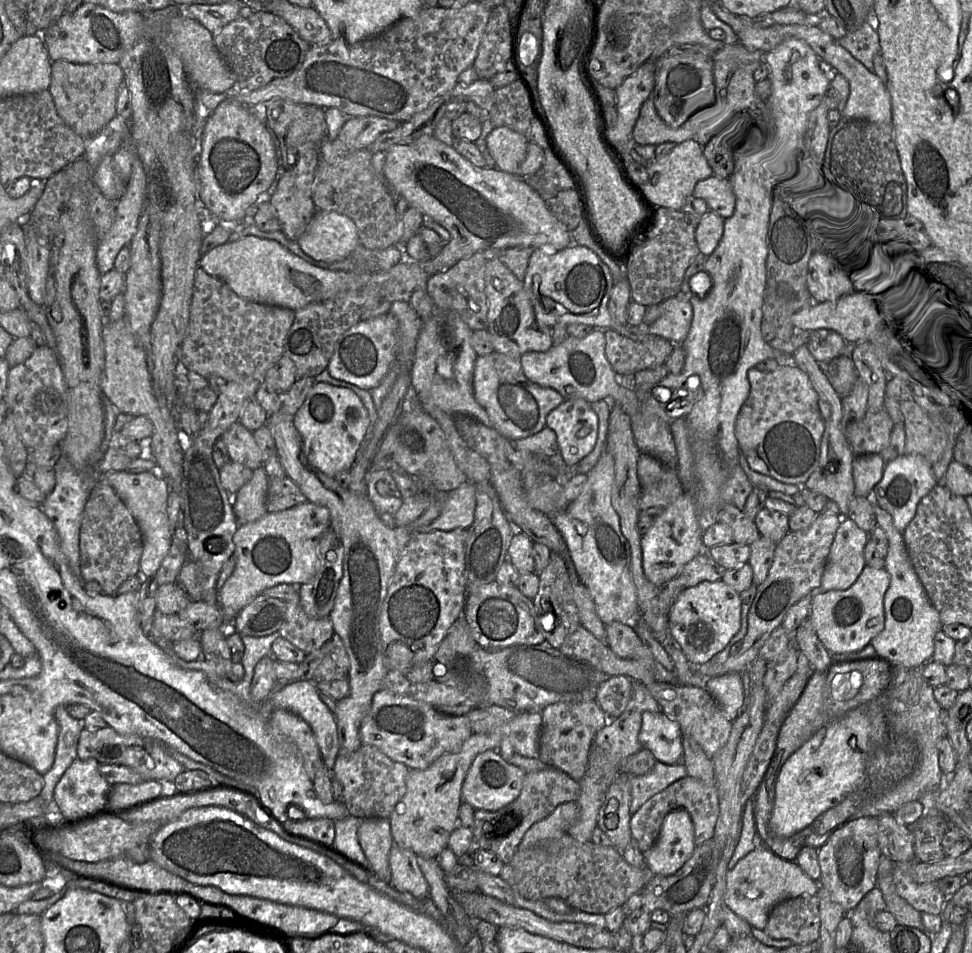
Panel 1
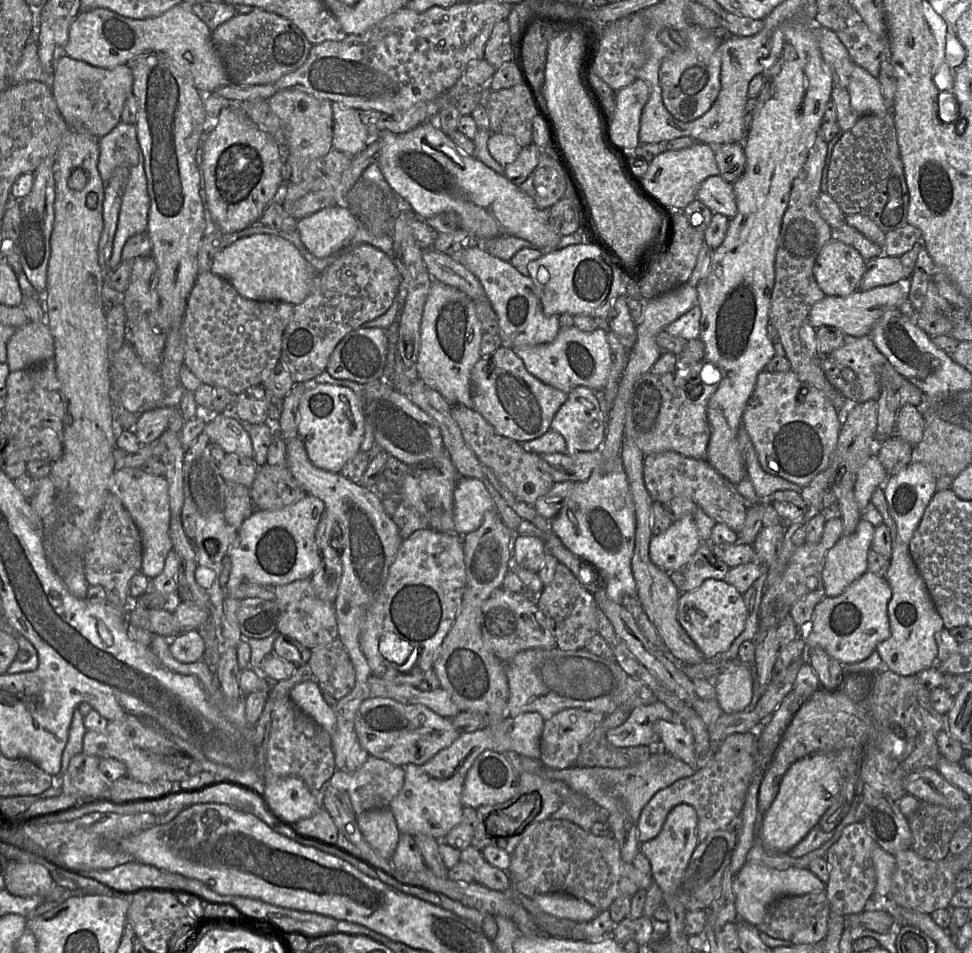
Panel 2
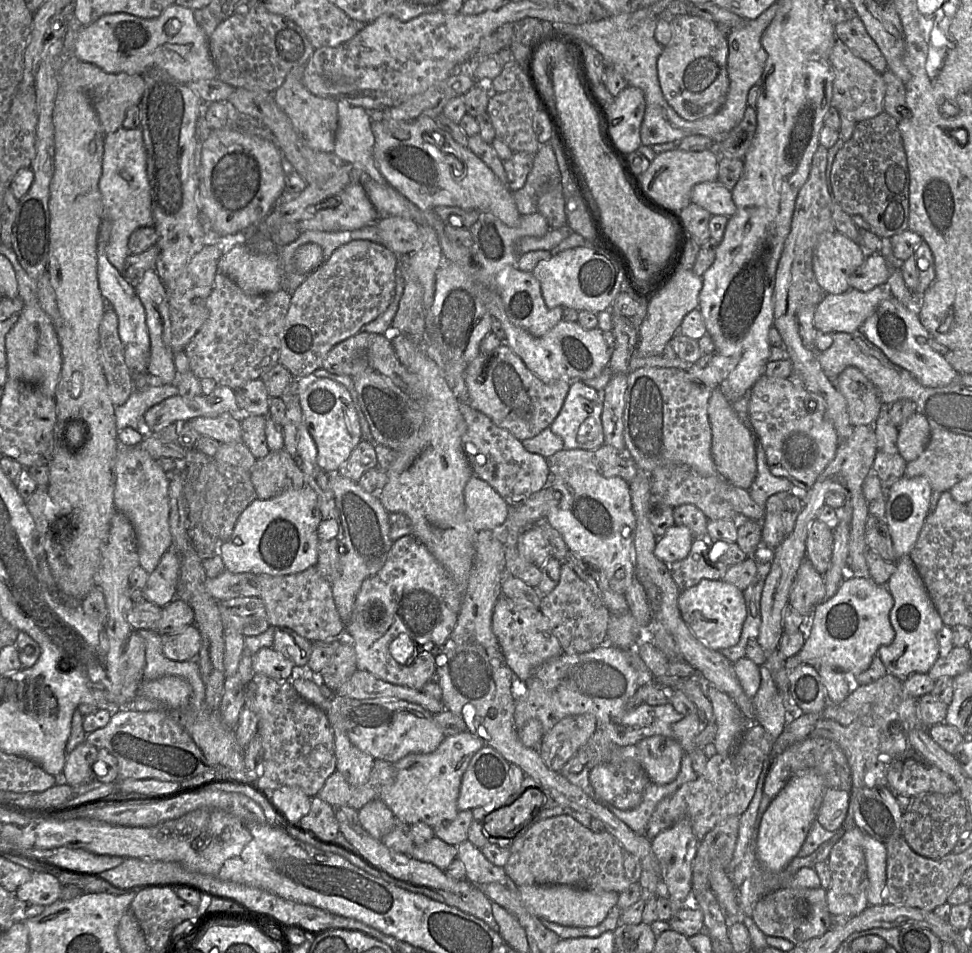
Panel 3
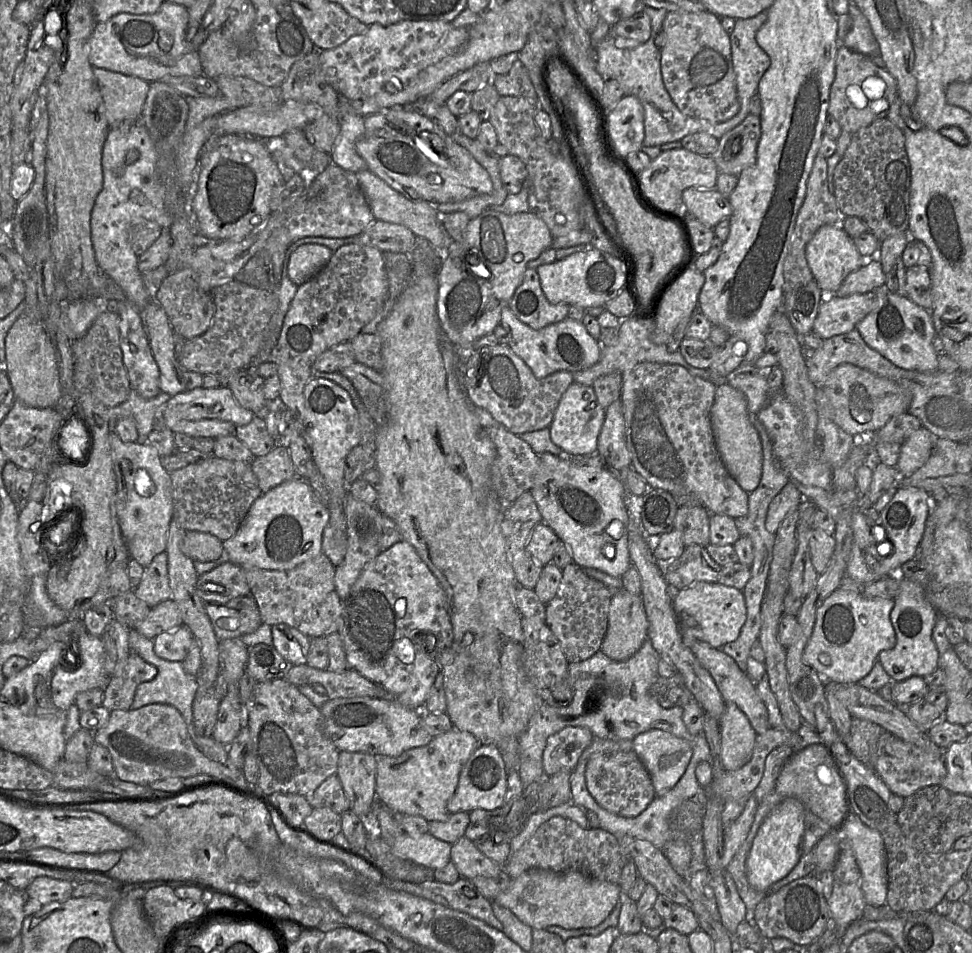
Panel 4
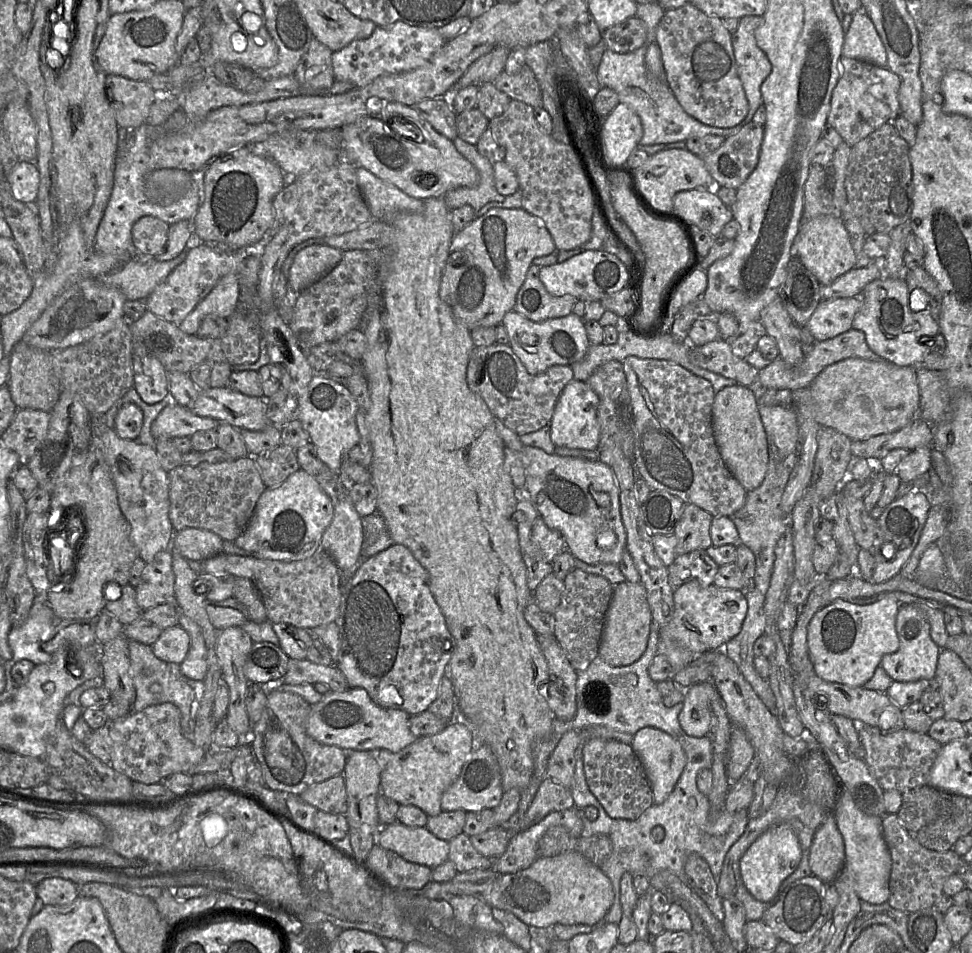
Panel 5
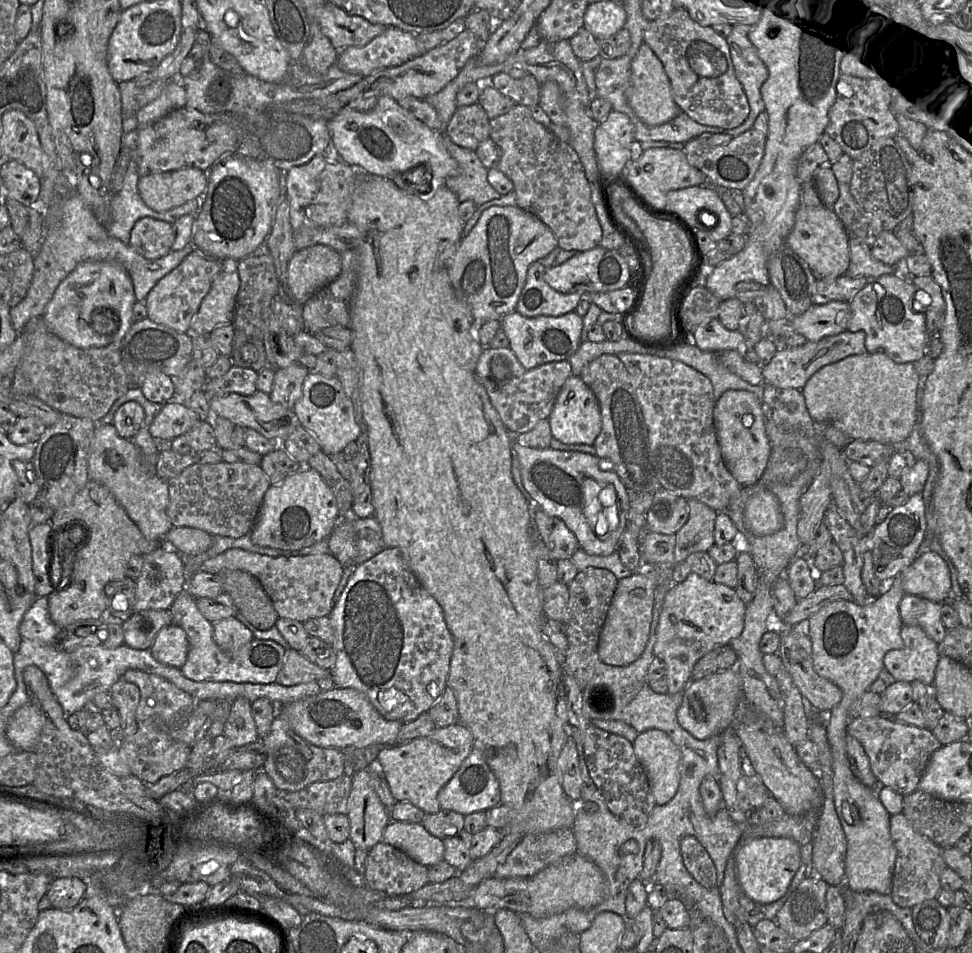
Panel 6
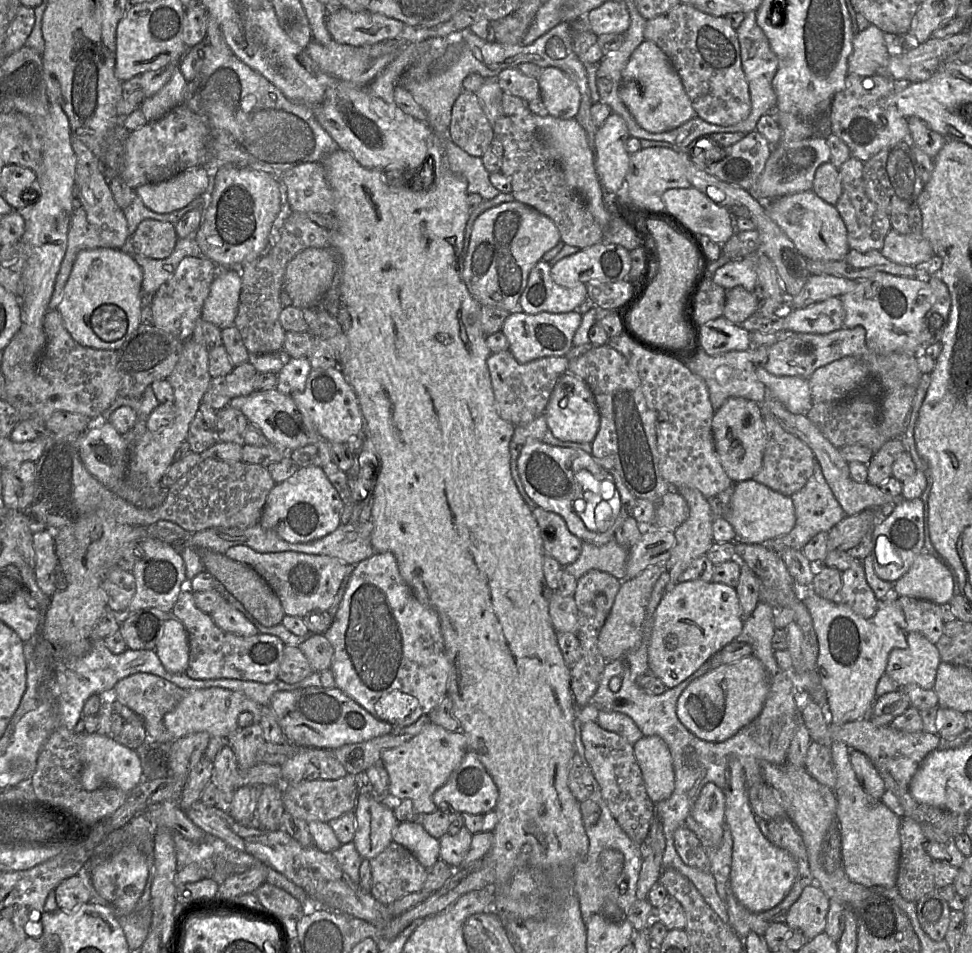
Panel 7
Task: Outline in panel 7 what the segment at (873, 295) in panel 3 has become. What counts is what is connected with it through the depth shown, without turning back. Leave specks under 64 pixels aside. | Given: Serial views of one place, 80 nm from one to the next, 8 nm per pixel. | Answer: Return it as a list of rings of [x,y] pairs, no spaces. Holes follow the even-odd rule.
[[[830,297],[803,308],[789,308],[783,314],[785,329],[812,334],[828,334],[843,328],[844,316],[840,297]]]

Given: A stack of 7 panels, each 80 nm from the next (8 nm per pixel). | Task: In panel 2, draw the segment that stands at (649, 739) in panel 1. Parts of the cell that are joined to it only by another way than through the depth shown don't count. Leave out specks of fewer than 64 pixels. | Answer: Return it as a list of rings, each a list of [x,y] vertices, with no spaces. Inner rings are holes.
[[[658,720],[654,723],[654,730],[660,737],[662,751],[686,762],[694,770],[697,768],[693,737],[683,724],[677,720]]]

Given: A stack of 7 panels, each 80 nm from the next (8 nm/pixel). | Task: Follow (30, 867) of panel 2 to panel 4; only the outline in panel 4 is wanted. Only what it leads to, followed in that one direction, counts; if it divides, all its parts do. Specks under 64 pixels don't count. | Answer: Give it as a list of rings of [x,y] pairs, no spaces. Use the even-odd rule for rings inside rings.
[[[38,877],[24,891],[29,899],[38,900],[44,906],[68,900],[72,897],[73,888],[69,881]]]

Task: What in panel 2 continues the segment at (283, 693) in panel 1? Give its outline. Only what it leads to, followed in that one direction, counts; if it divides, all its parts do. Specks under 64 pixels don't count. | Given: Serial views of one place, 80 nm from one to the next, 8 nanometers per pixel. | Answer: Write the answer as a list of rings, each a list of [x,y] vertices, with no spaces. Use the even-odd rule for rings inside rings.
[[[316,680],[296,684],[289,692],[289,698],[302,712],[310,716],[327,733],[333,735],[336,716],[322,697]]]

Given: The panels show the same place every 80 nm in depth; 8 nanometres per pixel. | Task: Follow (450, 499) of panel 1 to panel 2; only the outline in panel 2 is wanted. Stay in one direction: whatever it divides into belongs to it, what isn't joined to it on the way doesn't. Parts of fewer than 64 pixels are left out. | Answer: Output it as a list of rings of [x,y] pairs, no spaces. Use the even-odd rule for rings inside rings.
[[[459,478],[453,491],[454,533],[464,536],[477,530],[487,511],[496,510],[483,482]]]

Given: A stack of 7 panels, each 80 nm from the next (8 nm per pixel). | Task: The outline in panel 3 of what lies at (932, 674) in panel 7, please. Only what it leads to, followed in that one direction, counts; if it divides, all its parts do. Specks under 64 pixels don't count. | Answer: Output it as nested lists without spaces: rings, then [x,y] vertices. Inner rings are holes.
[[[904,556],[895,563],[896,570],[886,584],[893,597],[889,619],[895,635],[892,643],[881,646],[877,654],[887,674],[906,679],[912,674],[928,673],[934,665],[939,657],[936,635],[944,624],[910,556]]]

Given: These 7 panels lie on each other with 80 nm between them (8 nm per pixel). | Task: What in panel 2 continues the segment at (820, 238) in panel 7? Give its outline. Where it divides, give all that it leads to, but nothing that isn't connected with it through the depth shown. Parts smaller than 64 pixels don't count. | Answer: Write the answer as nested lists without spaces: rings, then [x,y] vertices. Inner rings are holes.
[[[831,239],[820,250],[813,274],[826,296],[848,296],[859,290],[866,261],[853,247]]]

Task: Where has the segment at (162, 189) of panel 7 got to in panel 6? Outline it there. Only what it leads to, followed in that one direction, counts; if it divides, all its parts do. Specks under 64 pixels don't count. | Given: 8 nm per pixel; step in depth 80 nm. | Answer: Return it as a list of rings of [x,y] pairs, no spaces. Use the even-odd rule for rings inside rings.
[[[197,168],[145,174],[138,191],[150,209],[165,212],[198,198],[207,189],[207,176]]]

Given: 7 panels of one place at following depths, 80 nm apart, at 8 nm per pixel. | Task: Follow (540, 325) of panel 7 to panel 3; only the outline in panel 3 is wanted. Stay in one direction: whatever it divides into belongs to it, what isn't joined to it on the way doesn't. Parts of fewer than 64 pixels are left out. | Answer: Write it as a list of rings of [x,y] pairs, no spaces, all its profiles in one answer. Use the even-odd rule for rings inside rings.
[[[479,288],[479,296],[488,312],[501,322],[506,333],[504,344],[507,344],[523,360],[526,367],[542,381],[585,381],[598,376],[608,367],[611,349],[607,346],[603,331],[599,328],[586,330],[578,322],[561,320],[544,336],[535,337],[510,322],[502,299],[494,289]]]

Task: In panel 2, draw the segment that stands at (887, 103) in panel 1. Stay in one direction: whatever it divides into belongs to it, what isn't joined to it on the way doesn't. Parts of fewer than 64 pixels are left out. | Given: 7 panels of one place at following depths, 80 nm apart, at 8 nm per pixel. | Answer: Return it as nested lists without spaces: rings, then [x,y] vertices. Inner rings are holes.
[[[856,64],[853,65],[847,90],[850,96],[850,106],[858,116],[885,115],[890,112],[877,78]]]

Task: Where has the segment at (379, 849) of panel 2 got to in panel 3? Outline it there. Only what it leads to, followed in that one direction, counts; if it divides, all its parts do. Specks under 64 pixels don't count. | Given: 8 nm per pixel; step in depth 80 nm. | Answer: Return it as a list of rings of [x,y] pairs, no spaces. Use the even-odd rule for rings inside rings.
[[[380,799],[369,801],[358,810],[358,820],[368,834],[380,841],[395,825],[394,814]]]

